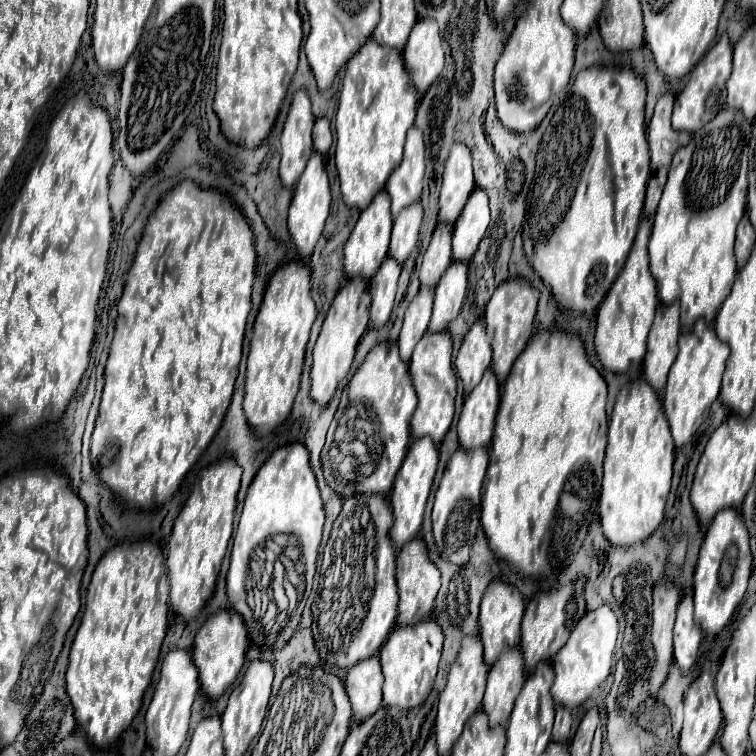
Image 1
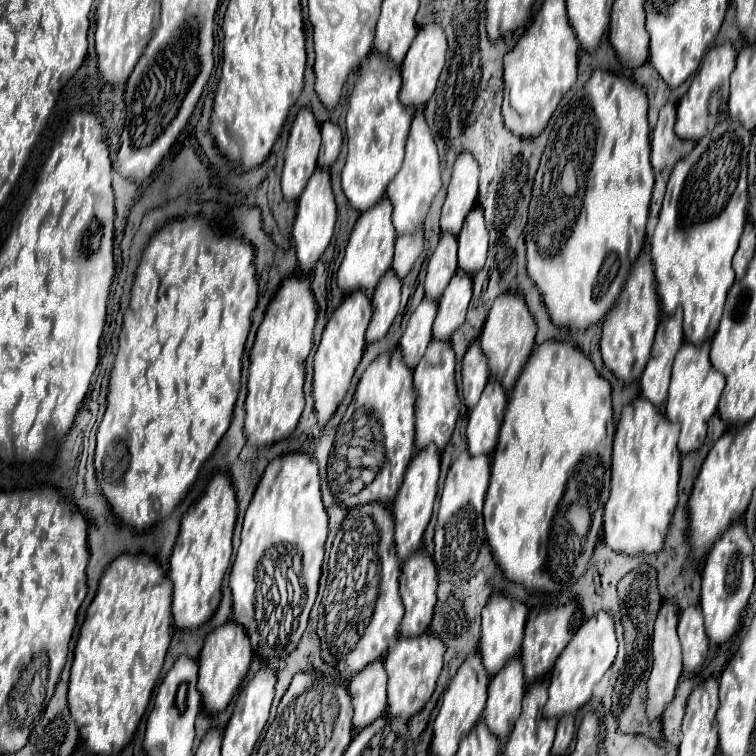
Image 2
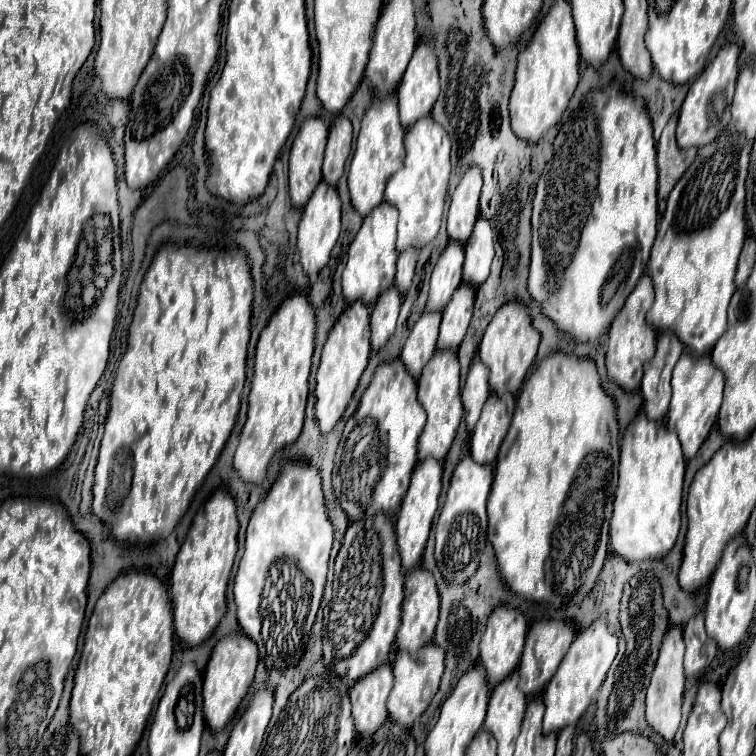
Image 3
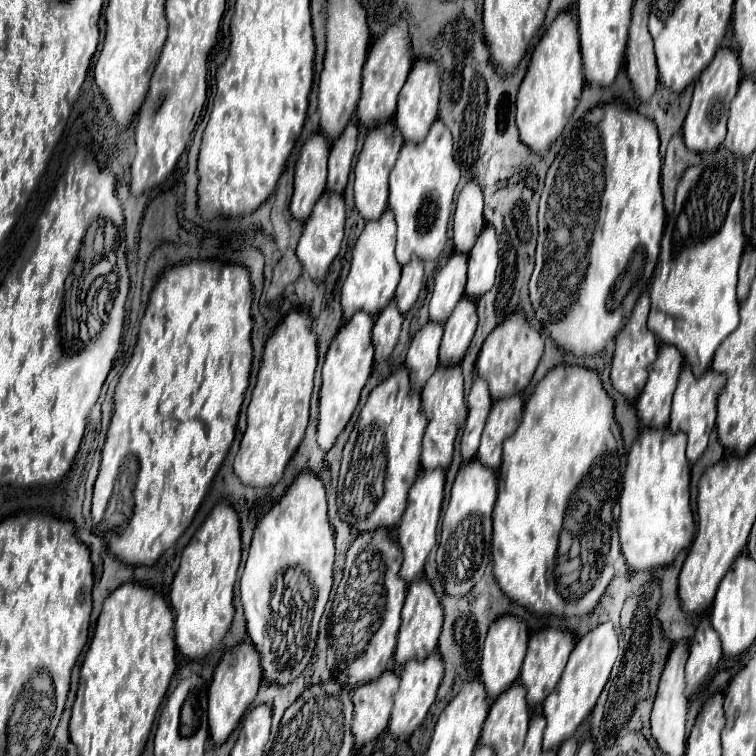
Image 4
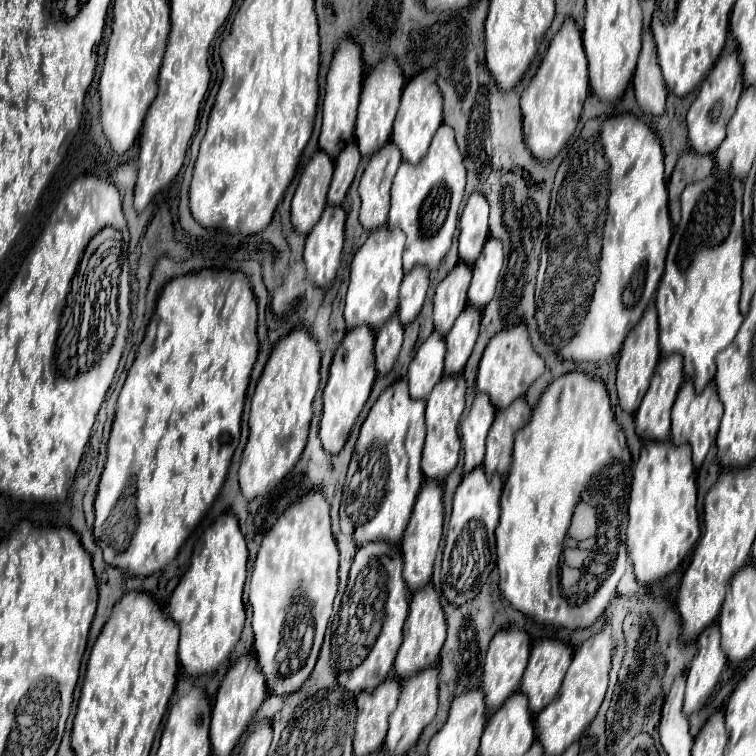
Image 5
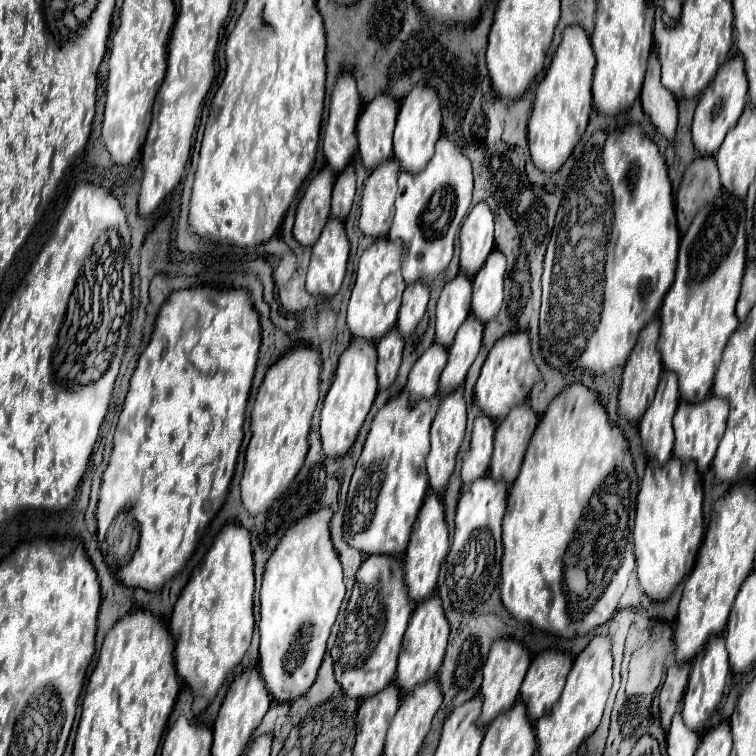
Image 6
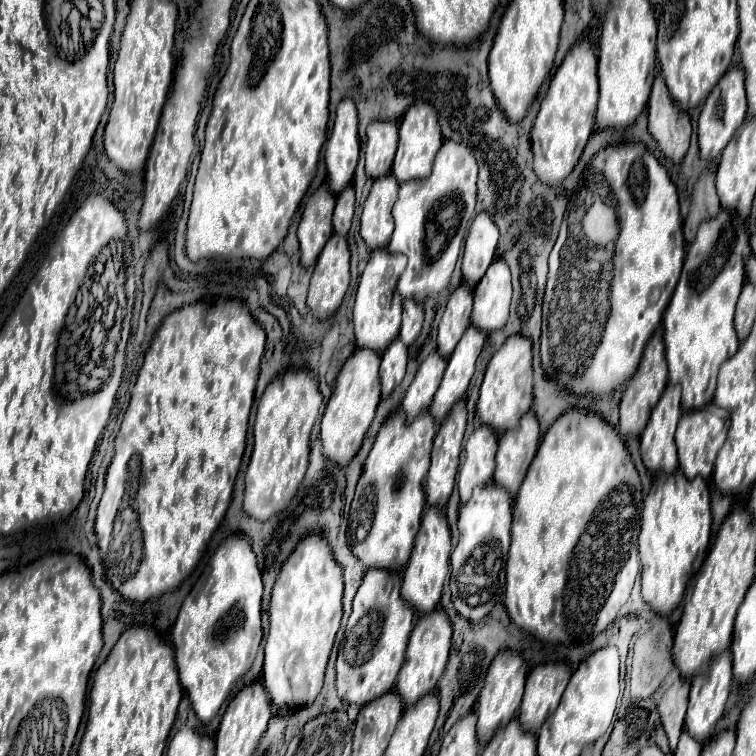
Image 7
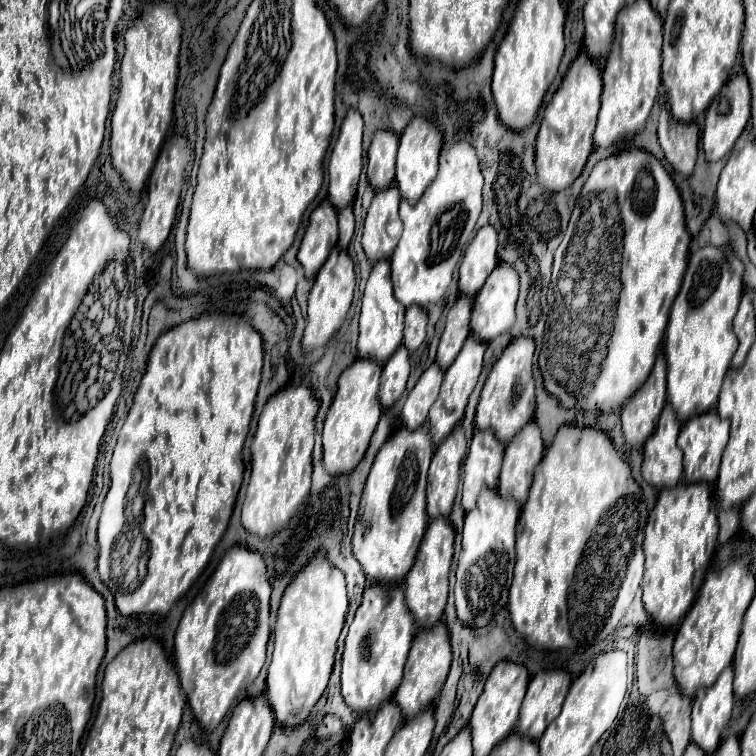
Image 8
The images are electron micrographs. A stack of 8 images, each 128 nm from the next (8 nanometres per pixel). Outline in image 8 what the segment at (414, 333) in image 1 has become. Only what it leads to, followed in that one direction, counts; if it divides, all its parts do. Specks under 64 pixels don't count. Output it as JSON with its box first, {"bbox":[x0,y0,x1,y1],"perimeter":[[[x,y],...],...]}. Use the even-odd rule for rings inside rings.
{"bbox":[402,362,444,430],"perimeter":[[[436,362],[430,364],[430,368],[424,370],[424,374],[418,378],[416,386],[408,394],[404,408],[402,408],[402,422],[408,430],[416,430],[428,420],[428,410],[438,396],[442,374],[444,370]]]}

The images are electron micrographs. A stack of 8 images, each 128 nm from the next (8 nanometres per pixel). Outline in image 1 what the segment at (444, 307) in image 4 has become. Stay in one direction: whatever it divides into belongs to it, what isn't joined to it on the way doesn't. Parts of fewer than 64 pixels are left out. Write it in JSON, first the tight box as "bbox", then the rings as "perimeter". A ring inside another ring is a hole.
{"bbox":[420,222,452,286],"perimeter":[[[438,222],[422,258],[420,284],[436,286],[436,282],[450,264],[452,264],[452,226]]]}

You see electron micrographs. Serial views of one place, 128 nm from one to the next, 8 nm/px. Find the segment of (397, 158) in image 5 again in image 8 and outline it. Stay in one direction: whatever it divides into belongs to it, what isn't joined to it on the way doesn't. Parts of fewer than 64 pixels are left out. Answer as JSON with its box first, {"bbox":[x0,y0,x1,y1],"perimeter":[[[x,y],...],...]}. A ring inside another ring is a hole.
{"bbox":[362,184,402,262],"perimeter":[[[396,184],[378,190],[372,198],[362,232],[362,246],[370,262],[376,262],[380,258],[388,260],[400,240],[402,222],[398,216],[398,204],[400,192]]]}

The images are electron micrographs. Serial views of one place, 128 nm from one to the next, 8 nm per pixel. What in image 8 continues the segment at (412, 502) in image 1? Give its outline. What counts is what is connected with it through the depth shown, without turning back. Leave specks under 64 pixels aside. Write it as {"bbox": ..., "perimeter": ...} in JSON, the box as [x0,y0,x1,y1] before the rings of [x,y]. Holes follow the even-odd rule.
{"bbox":[406,516,454,628],"perimeter":[[[442,516],[430,520],[424,540],[416,554],[416,562],[412,570],[406,574],[406,606],[412,612],[418,628],[430,628],[442,618],[448,598],[448,572],[452,556],[454,556],[454,528]]]}

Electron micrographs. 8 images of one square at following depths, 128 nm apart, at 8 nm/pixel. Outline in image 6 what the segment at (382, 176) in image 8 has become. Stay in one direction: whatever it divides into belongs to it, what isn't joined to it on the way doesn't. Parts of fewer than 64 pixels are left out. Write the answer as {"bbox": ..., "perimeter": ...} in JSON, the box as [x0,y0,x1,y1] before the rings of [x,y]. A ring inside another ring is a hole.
{"bbox":[356,92,398,170],"perimeter":[[[388,92],[370,100],[356,124],[358,152],[366,170],[374,170],[392,156],[392,132],[398,116],[398,102]]]}

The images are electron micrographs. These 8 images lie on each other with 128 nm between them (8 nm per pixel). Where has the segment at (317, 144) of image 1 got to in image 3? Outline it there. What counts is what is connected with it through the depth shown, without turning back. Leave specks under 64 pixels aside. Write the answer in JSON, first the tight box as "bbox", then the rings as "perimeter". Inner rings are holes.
{"bbox":[322,116,352,186],"perimeter":[[[338,116],[330,126],[328,146],[322,164],[322,178],[328,184],[336,186],[338,178],[342,176],[346,158],[350,154],[350,146],[352,146],[352,124],[344,116]]]}

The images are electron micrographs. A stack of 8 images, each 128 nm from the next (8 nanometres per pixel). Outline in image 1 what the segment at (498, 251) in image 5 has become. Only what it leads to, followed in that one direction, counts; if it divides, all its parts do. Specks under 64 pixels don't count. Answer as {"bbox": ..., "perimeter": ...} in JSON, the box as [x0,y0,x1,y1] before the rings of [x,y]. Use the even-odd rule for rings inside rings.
{"bbox":[454,188,488,262],"perimeter":[[[476,188],[476,192],[472,192],[472,196],[468,198],[468,204],[464,206],[464,212],[460,212],[454,224],[454,260],[468,262],[474,256],[488,224],[488,196],[482,188]]]}

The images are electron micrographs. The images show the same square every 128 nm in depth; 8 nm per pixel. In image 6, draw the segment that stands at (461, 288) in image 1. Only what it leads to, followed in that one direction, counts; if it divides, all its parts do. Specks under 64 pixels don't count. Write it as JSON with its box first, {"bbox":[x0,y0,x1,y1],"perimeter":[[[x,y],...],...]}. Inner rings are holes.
{"bbox":[438,314,484,394],"perimeter":[[[472,314],[458,328],[452,346],[448,348],[448,364],[440,376],[440,388],[438,388],[440,394],[452,392],[464,382],[466,372],[480,350],[482,330],[484,330],[484,322],[476,320]]]}

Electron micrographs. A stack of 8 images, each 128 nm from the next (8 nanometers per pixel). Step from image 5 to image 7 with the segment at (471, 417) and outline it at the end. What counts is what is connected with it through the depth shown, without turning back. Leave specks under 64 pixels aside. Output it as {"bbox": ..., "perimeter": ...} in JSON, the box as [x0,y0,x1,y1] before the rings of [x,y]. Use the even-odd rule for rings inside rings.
{"bbox":[458,424,498,504],"perimeter":[[[480,424],[468,438],[464,446],[464,464],[458,472],[458,490],[462,504],[470,498],[476,486],[492,482],[494,474],[494,456],[498,448],[498,436],[486,424]]]}

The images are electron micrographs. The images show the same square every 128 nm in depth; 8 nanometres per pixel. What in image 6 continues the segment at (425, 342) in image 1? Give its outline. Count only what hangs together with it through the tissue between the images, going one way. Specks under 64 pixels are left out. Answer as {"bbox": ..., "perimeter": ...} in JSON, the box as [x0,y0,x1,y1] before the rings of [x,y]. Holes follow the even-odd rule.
{"bbox":[426,388,466,494],"perimeter":[[[458,388],[456,392],[450,392],[448,396],[438,396],[440,404],[432,422],[432,430],[430,430],[430,454],[426,458],[426,468],[428,468],[428,480],[430,480],[430,488],[436,494],[442,494],[450,474],[454,472],[456,466],[456,454],[462,446],[464,440],[464,432],[466,432],[466,402],[462,396],[462,388]]]}

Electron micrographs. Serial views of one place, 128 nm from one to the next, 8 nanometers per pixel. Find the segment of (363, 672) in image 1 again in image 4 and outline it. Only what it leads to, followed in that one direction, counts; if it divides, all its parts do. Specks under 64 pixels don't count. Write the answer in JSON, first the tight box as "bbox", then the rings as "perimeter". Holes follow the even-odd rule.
{"bbox":[352,672,398,748],"perimeter":[[[384,672],[380,680],[372,680],[372,684],[362,684],[354,690],[352,734],[358,748],[386,730],[392,710],[392,694],[396,688],[398,676],[394,672]]]}

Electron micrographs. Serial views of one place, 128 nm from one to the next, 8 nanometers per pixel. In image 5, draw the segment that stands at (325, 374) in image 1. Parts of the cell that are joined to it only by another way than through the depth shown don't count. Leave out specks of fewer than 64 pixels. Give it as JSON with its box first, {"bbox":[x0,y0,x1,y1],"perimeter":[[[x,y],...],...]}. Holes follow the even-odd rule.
{"bbox":[320,328,376,454],"perimeter":[[[354,328],[348,330],[340,346],[336,348],[334,360],[330,364],[330,376],[328,384],[324,388],[324,410],[322,410],[322,420],[320,420],[320,440],[322,448],[328,454],[338,454],[360,414],[364,408],[372,384],[376,378],[376,368],[374,368],[374,332],[372,328]]]}

